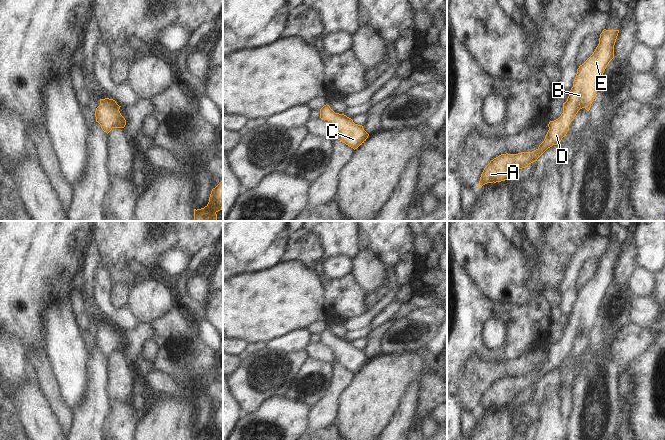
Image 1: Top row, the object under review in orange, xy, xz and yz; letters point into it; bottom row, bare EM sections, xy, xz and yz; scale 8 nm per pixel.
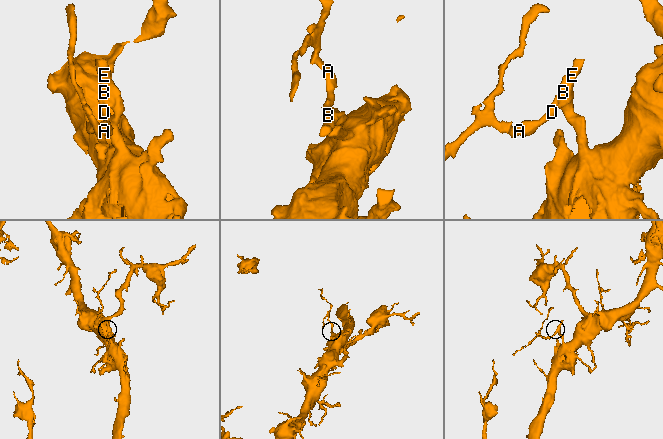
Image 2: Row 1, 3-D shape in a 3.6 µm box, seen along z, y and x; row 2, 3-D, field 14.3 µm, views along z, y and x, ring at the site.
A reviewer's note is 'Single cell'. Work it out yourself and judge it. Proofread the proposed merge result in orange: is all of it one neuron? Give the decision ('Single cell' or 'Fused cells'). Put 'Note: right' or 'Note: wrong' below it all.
Single cell.
Note: right

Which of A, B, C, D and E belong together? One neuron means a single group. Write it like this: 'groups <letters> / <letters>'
groups A B C D E

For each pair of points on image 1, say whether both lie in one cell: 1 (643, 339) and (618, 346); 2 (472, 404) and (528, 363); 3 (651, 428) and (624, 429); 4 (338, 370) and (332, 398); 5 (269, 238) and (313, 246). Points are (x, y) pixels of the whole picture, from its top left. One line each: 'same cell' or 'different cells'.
1: same cell
2: same cell
3: different cells
4: same cell
5: different cells

